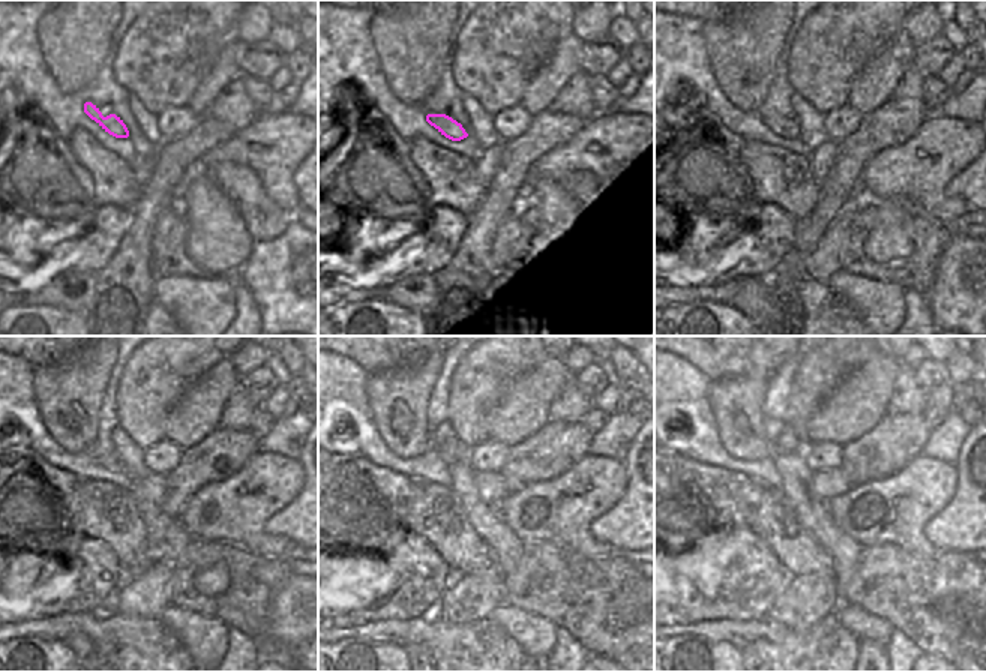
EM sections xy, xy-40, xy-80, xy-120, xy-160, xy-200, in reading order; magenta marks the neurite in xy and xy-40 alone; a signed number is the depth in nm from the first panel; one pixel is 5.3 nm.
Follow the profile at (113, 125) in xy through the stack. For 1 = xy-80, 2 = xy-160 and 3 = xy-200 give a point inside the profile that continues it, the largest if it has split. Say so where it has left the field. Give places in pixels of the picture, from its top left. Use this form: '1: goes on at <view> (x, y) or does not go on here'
1: goes on at xy-80 (781, 126)
2: goes on at xy-160 (449, 447)
3: goes on at xy-200 (785, 443)

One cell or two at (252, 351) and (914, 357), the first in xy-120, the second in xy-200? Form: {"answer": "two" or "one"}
{"answer": "one"}

